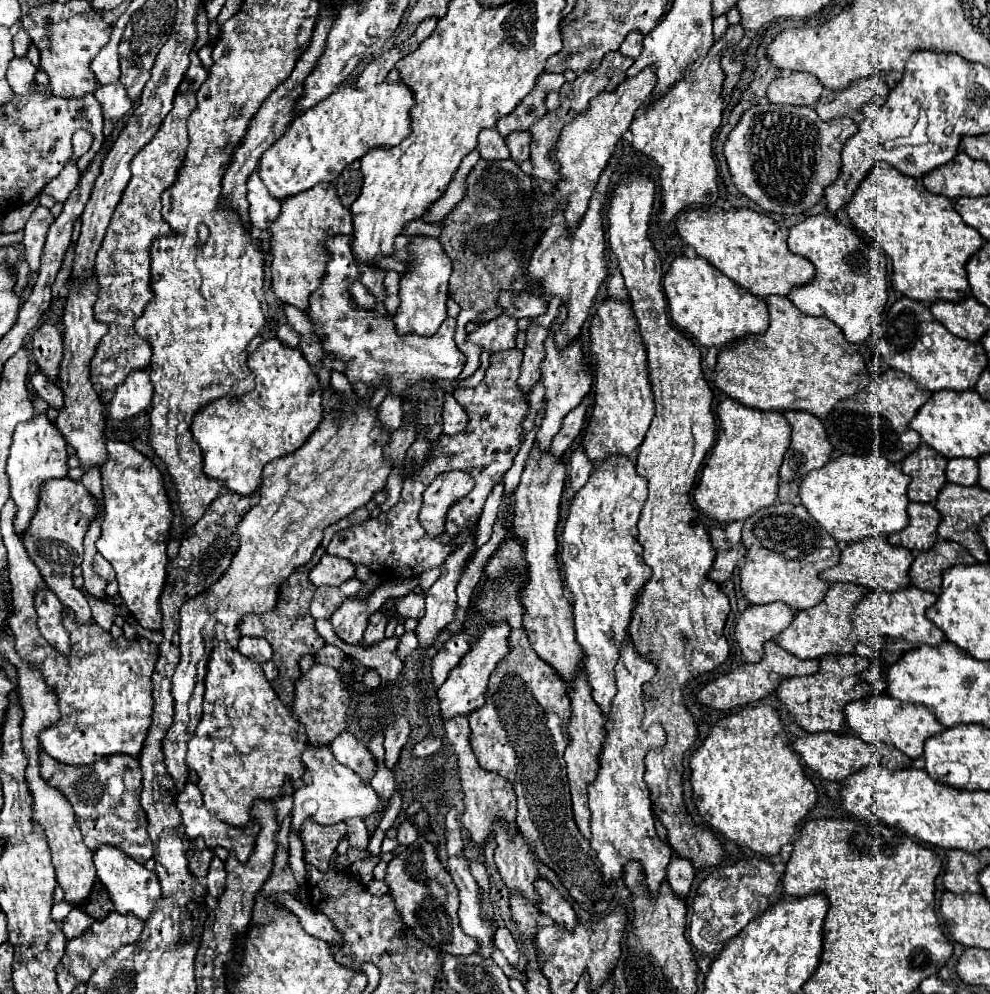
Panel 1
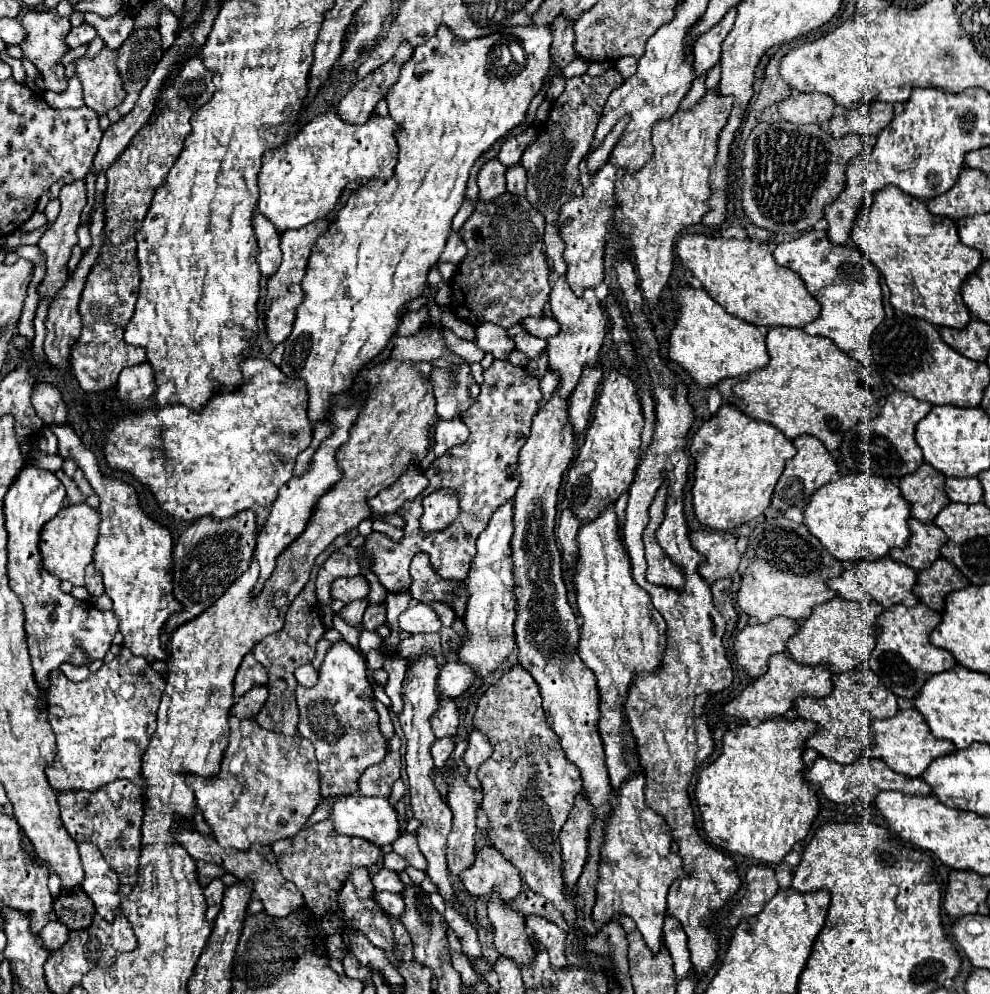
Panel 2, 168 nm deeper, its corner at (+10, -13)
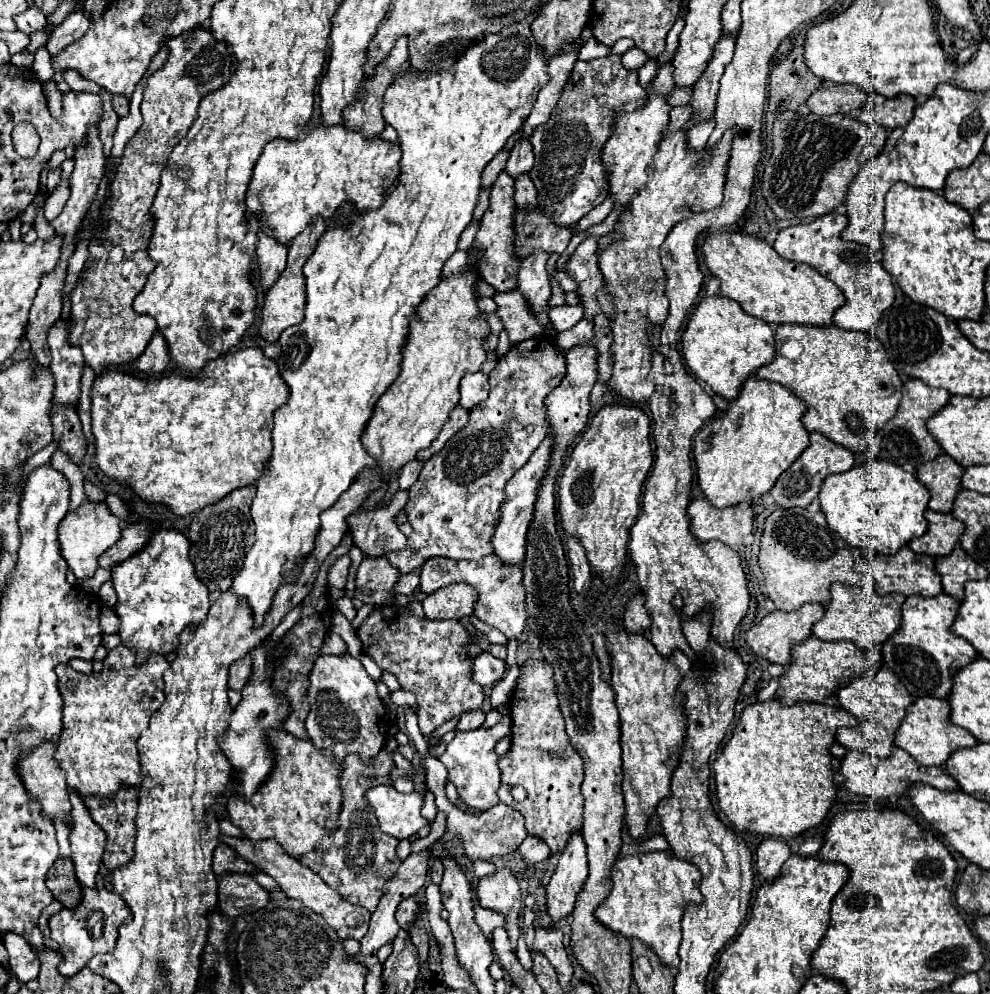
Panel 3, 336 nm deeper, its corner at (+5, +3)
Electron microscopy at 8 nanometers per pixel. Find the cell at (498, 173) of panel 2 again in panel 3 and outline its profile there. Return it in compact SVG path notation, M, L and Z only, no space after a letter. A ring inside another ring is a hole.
M500 172L498 180L492 186L490 206L482 216L482 224L474 242L474 246L482 250L482 258L478 264L480 274L490 286L494 286L496 292L512 292L518 284L516 274L518 274L520 262L516 260L516 252L514 252L514 212L516 212L514 180L506 172Z

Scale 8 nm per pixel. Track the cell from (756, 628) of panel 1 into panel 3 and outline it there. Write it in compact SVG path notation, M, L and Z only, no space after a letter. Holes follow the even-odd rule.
M802 604L798 610L794 612L782 612L776 610L772 614L768 614L766 618L762 618L762 622L758 626L754 626L748 634L746 634L746 642L748 646L754 650L756 656L766 658L770 662L776 664L788 664L792 660L792 646L800 644L802 640L810 638L812 634L812 626L820 620L820 616L824 616L824 606L822 604Z

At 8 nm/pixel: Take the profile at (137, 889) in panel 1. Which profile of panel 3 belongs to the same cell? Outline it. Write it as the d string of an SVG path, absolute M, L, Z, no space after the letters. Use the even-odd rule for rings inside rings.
M70 792L70 858L74 862L74 874L80 884L84 886L96 886L96 876L98 876L98 866L102 860L102 852L106 846L106 836L104 830L92 820L86 804L82 802L76 792Z

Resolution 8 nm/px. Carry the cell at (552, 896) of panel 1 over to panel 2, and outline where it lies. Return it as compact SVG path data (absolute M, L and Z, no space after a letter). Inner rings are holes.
M535 914L527 916L525 924L527 924L527 928L531 928L533 938L539 942L539 946L547 948L551 964L555 968L563 968L567 964L567 960L565 960L565 932L557 924L549 922L543 916L535 916Z

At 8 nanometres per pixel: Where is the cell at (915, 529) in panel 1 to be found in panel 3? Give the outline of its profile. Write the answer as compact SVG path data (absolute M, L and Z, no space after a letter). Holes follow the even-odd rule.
M926 512L928 520L928 532L920 538L914 538L908 546L916 554L928 554L928 556L948 556L956 544L960 534L964 532L964 524L956 520L952 514L942 514L942 512Z

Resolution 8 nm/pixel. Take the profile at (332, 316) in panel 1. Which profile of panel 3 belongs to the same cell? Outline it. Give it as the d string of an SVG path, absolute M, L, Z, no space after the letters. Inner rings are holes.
M474 372L474 374L466 374L460 380L460 402L458 406L472 410L478 402L486 400L490 392L490 384L488 384L488 374L484 372Z

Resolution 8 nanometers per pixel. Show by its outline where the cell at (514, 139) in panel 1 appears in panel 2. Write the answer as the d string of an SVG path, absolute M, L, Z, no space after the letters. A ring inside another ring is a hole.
M521 164L507 168L507 190L515 194L525 194L525 168Z

